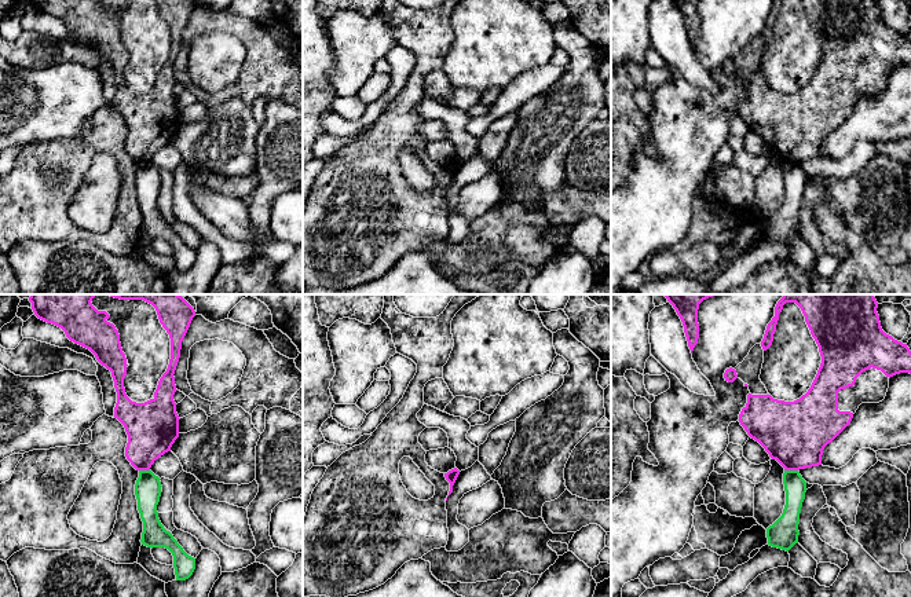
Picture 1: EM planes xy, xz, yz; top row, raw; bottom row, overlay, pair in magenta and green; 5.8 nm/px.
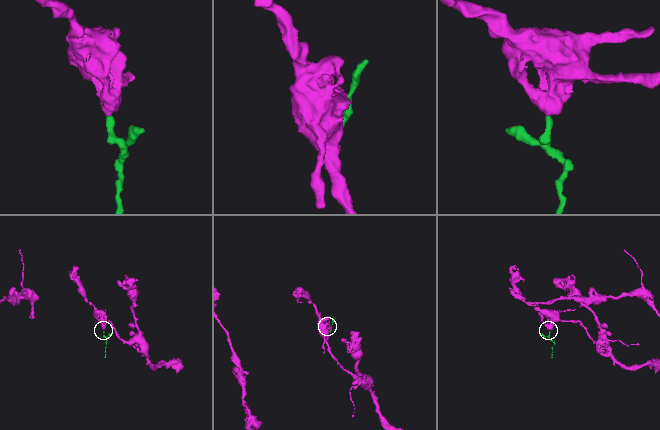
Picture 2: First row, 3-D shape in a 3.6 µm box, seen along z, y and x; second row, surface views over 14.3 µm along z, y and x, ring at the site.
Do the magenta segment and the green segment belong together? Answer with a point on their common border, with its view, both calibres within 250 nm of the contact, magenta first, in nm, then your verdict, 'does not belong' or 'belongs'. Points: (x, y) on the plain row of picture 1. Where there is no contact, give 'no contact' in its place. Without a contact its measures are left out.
yz (791, 161) | 380/130 nm | does not belong

